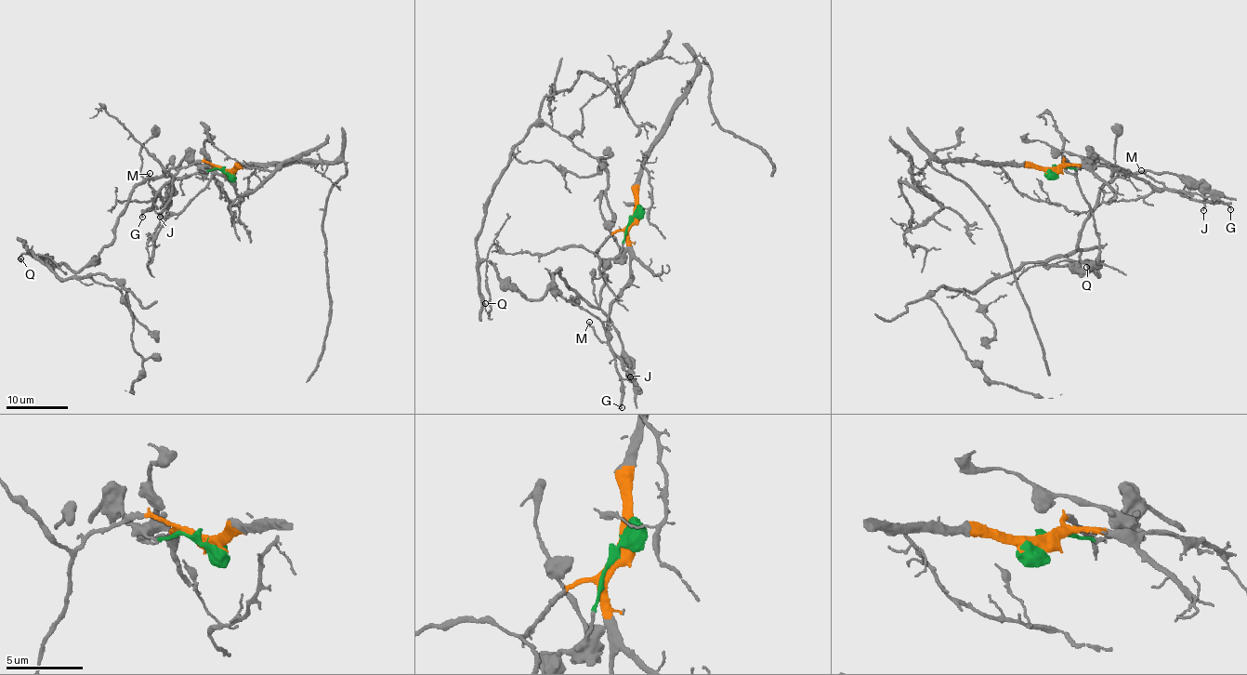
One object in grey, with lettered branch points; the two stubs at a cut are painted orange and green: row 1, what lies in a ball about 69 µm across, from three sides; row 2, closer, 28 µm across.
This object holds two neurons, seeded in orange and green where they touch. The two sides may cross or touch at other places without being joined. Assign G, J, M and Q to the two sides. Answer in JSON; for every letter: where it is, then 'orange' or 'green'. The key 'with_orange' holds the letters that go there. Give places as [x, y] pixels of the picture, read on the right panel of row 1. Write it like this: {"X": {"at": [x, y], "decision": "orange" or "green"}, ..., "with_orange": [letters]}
{"G": {"at": [1230, 209], "decision": "orange"}, "J": {"at": [1203, 210], "decision": "orange"}, "M": {"at": [1141, 170], "decision": "orange"}, "Q": {"at": [1086, 267], "decision": "green"}, "with_orange": ["G", "J", "M"]}

